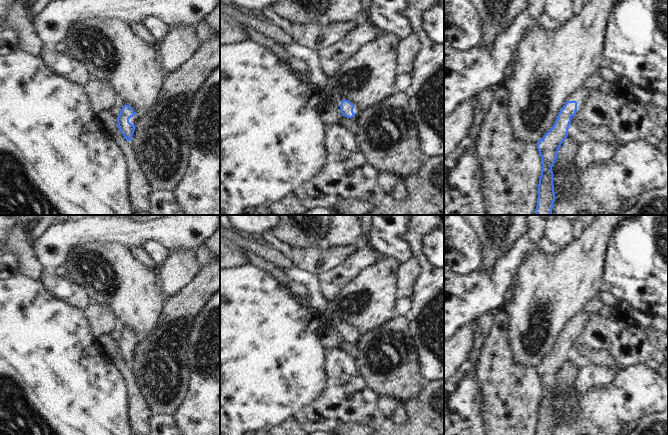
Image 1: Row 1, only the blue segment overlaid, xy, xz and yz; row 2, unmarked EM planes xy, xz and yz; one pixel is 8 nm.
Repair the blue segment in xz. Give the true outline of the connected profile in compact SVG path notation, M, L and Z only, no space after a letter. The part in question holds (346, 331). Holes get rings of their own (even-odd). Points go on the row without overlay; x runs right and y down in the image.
M342 324L340 334L343 340L347 341L352 346L356 346L361 337L361 334L348 324Z

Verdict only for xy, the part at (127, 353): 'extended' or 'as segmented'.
extended

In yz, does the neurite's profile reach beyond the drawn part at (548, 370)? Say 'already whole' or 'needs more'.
needs more

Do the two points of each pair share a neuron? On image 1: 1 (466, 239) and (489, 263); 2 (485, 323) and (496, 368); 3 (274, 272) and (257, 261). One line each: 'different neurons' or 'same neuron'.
1: different neurons
2: different neurons
3: same neuron

